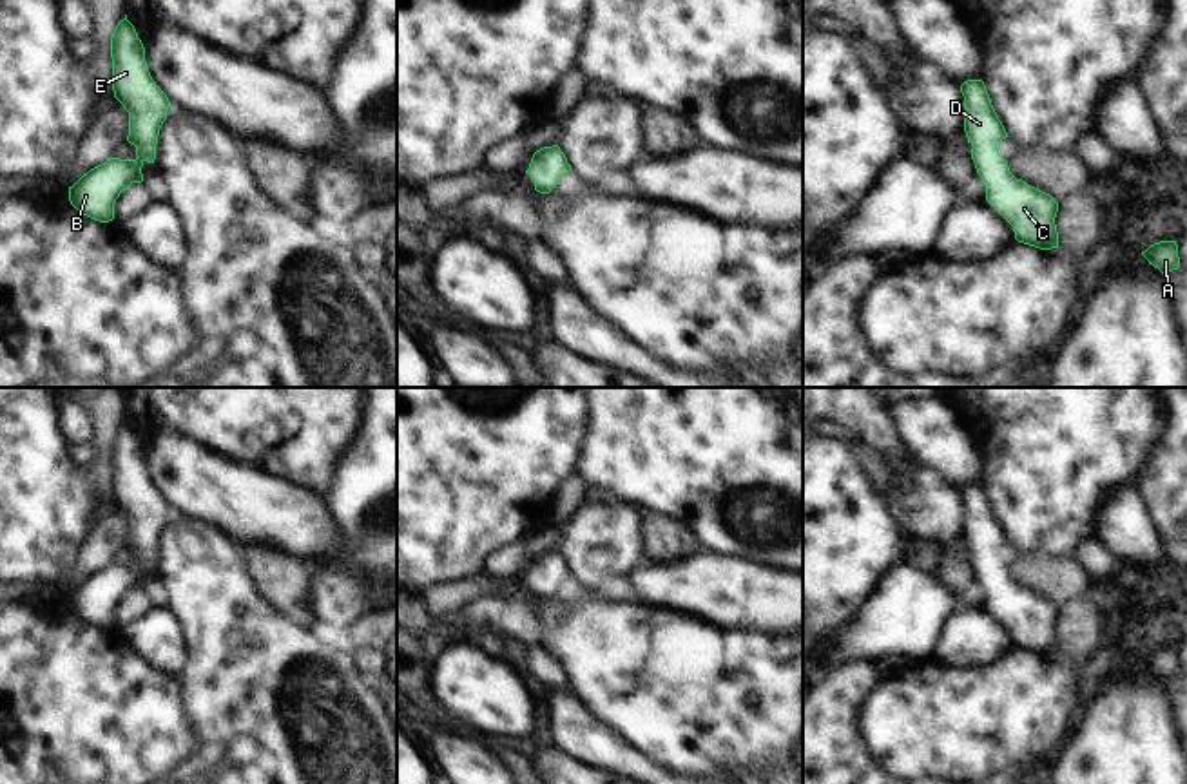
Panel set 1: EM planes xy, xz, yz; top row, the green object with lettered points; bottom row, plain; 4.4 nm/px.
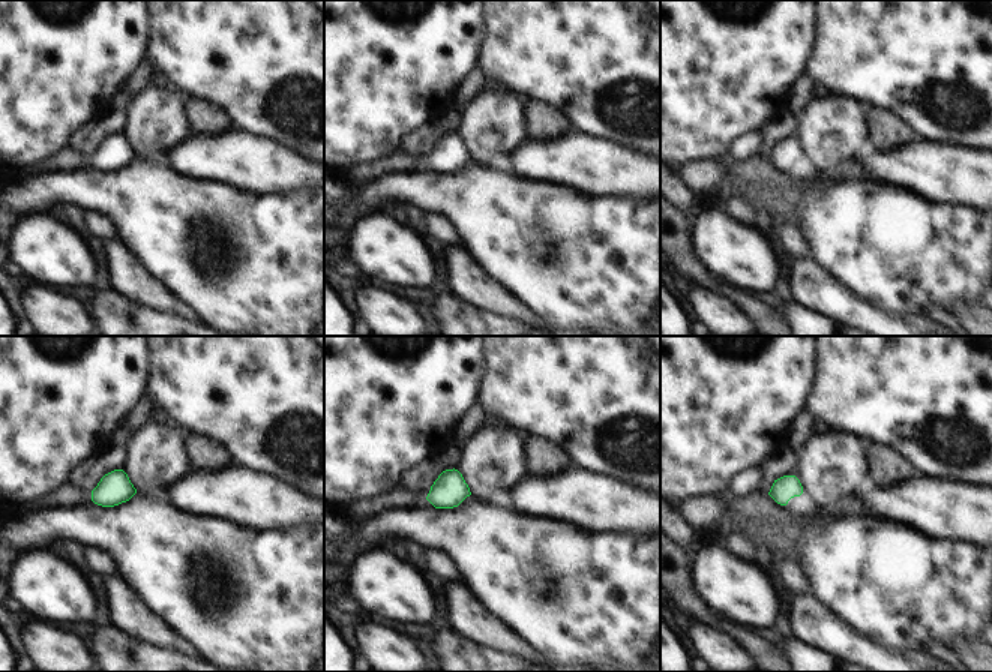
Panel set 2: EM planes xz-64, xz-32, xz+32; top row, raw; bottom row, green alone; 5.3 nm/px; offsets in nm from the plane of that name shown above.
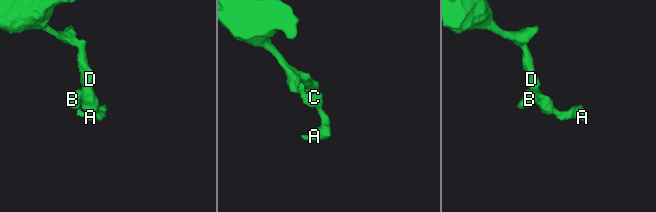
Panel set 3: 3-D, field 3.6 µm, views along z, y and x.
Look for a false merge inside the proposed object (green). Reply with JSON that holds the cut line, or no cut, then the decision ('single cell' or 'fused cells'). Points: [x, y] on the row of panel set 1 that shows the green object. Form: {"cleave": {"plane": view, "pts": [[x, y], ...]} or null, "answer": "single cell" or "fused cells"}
{"cleave": null, "answer": "single cell"}

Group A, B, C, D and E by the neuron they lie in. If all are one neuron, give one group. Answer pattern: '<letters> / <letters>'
A B C D E

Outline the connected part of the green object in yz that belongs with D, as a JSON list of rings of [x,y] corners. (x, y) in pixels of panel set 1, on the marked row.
[[[982,80],[960,85],[964,96],[964,132],[977,174],[986,185],[986,201],[1013,226],[1018,243],[1058,248],[1055,217],[1058,203],[1046,192],[1017,179],[997,145],[1008,138]]]

